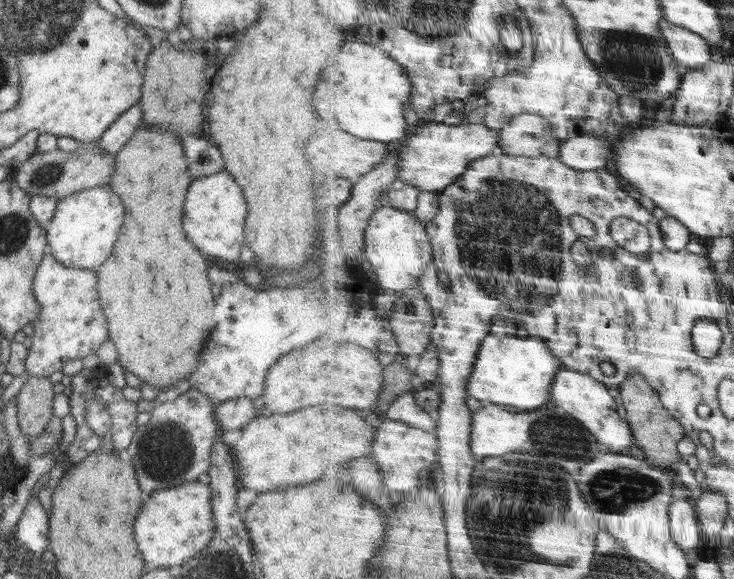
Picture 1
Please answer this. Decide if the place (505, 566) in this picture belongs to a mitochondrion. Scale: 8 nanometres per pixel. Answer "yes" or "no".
yes

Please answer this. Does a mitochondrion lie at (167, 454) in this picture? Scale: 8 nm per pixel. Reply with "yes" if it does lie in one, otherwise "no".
yes

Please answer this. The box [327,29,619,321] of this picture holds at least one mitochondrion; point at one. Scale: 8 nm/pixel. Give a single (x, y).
(505, 222)

